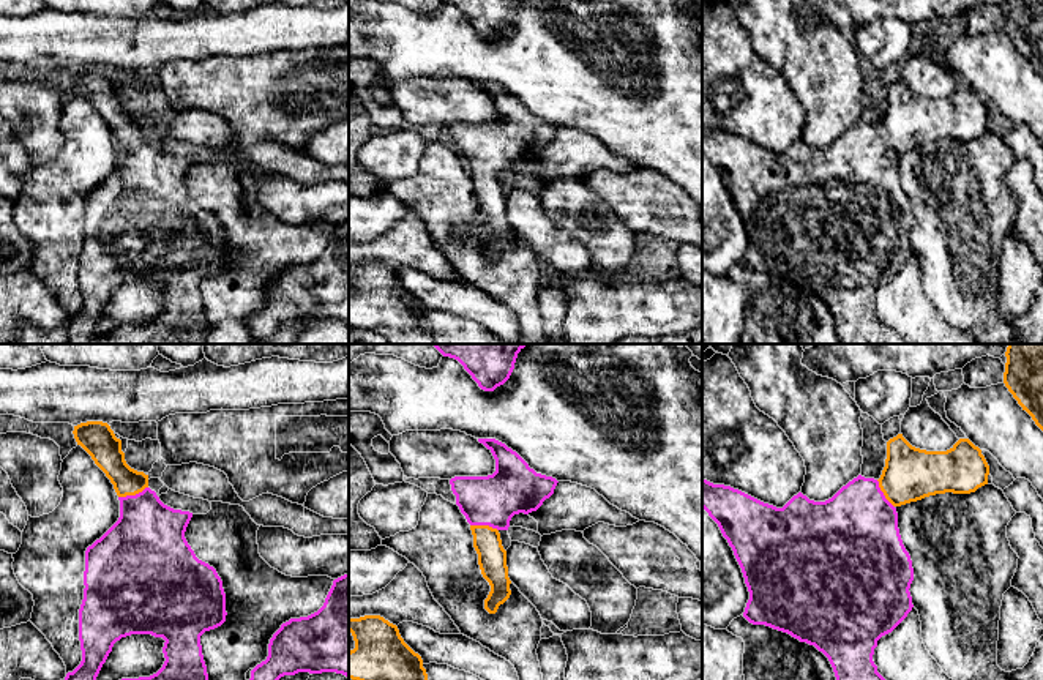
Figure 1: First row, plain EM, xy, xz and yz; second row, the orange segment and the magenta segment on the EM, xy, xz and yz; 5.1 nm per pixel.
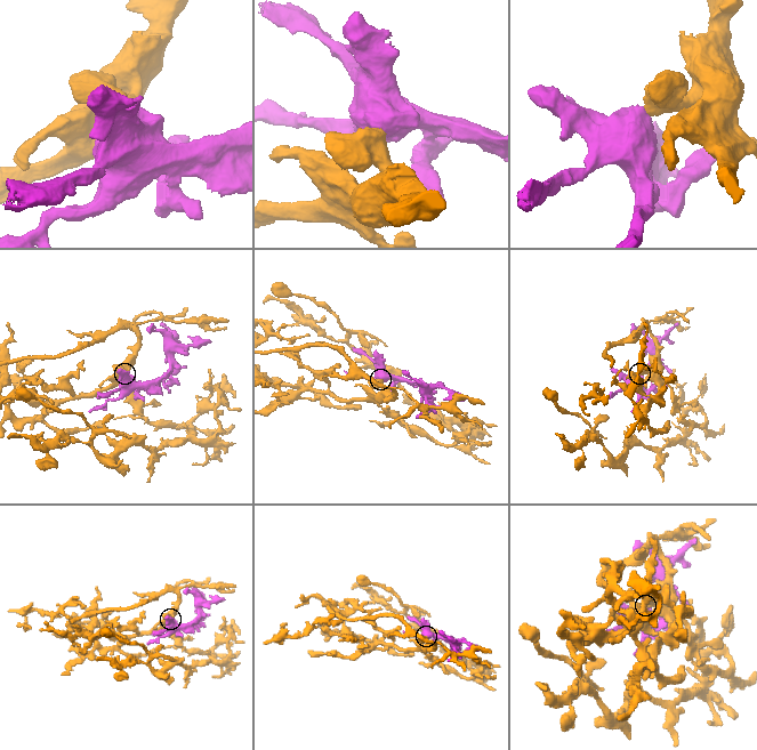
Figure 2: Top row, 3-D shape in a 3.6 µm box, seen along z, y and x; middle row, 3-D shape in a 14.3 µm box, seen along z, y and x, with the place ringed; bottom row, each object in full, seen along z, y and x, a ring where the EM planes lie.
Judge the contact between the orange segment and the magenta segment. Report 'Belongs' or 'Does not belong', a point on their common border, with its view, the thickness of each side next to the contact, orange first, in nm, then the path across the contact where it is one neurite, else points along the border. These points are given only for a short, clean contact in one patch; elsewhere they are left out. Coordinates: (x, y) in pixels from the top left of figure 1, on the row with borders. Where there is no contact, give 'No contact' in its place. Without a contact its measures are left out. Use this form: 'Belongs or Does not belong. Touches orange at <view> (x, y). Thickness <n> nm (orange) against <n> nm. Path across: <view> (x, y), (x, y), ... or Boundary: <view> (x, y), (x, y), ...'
Belongs. Touches orange at xy (133, 494). Thickness 150 nm (orange) against 360 nm. Path across: xy (108, 455), (131, 486), (133, 494), (141, 508), (149, 540)

